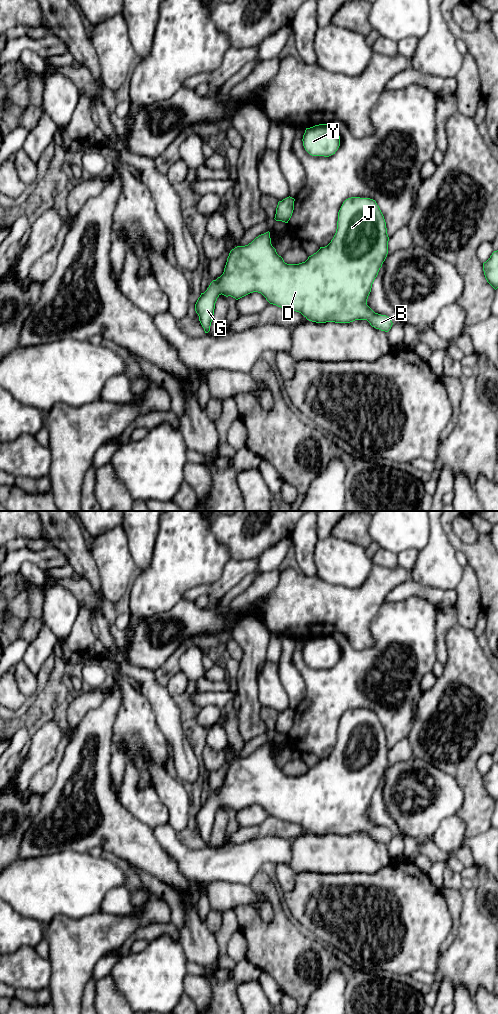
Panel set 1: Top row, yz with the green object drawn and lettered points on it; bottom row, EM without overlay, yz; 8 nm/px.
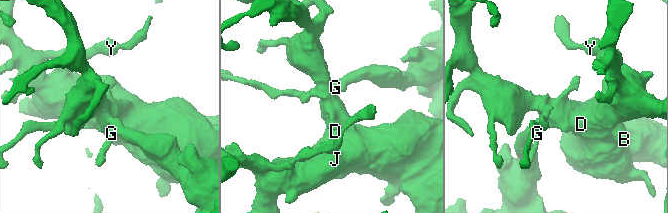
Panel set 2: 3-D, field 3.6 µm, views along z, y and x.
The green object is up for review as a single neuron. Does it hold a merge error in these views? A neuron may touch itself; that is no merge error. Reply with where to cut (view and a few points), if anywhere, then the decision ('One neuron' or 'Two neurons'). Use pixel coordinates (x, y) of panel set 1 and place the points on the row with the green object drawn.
No split. One neuron

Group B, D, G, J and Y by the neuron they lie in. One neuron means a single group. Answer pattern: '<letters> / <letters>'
B D G J Y

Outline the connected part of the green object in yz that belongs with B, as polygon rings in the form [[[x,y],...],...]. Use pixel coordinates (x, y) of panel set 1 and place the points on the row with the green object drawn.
[[[348,198],[338,212],[337,229],[331,242],[320,247],[305,262],[285,263],[272,246],[269,231],[248,245],[232,249],[223,274],[201,293],[195,311],[205,333],[208,333],[215,303],[221,294],[238,300],[258,292],[270,304],[299,312],[312,322],[350,323],[367,320],[372,327],[388,332],[393,325],[391,319],[375,313],[367,305],[372,284],[388,254],[388,241],[386,222],[376,201],[370,198]]]

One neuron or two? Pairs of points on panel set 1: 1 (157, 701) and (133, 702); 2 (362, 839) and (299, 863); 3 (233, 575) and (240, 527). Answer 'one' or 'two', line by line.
1: two
2: one
3: two

